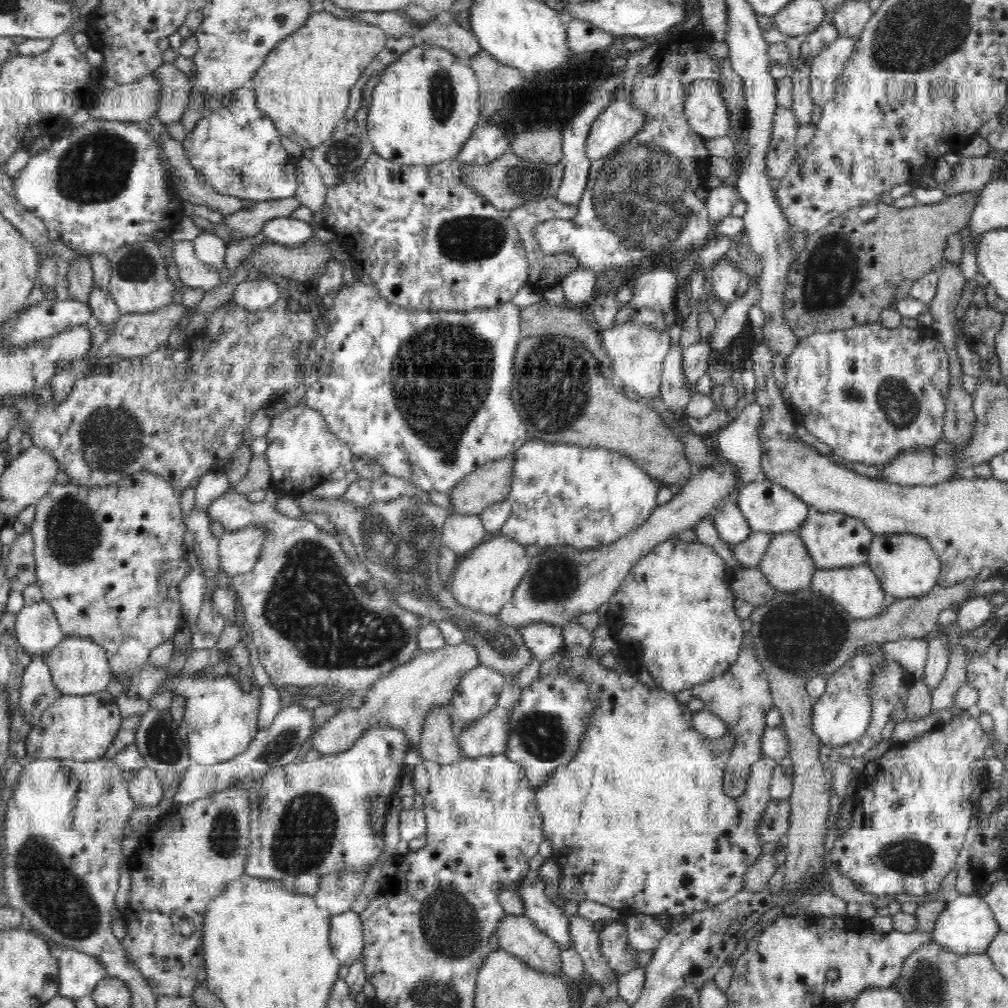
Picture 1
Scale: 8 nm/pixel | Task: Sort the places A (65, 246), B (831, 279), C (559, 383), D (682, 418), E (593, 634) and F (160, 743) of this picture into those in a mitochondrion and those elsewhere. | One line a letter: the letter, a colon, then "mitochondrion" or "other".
A: other
B: mitochondrion
C: mitochondrion
D: other
E: other
F: mitochondrion

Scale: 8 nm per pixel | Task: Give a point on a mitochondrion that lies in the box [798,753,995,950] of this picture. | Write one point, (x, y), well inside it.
(908, 857)

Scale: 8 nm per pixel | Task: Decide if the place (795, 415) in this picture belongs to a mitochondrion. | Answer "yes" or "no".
no

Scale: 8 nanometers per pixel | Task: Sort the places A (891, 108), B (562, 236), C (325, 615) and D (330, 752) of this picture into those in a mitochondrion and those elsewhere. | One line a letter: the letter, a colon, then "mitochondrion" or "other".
A: other
B: other
C: mitochondrion
D: other

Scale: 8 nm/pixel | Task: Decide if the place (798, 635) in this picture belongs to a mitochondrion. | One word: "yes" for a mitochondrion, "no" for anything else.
yes

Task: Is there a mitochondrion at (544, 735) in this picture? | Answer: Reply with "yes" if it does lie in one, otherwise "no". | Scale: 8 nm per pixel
yes

